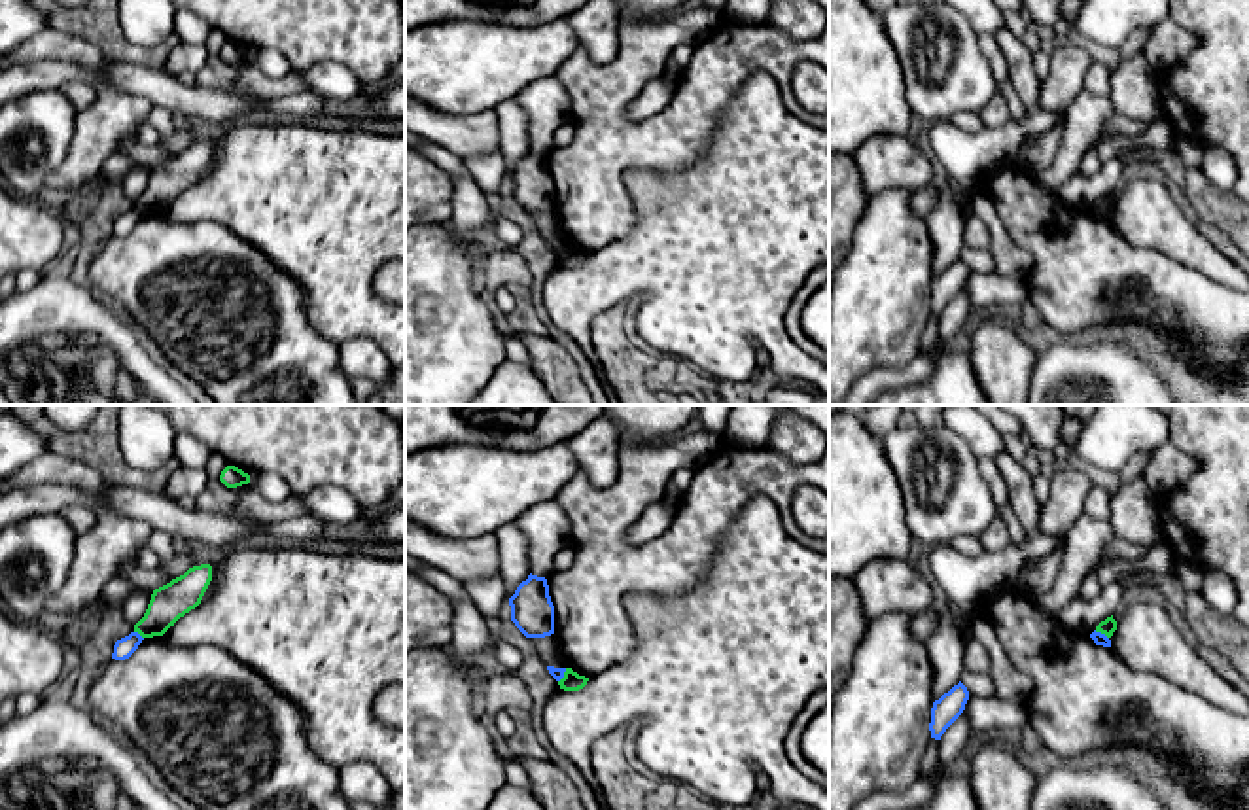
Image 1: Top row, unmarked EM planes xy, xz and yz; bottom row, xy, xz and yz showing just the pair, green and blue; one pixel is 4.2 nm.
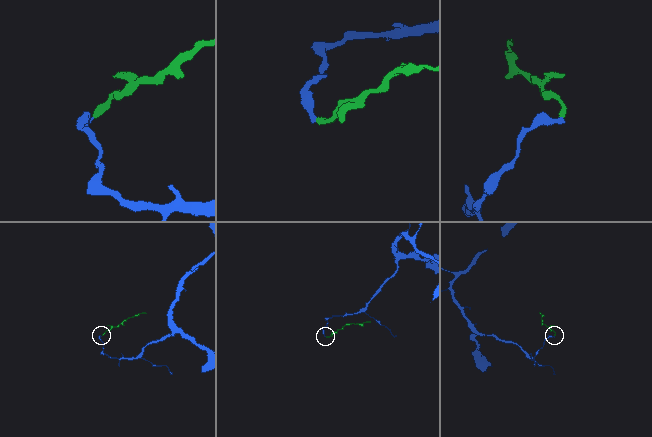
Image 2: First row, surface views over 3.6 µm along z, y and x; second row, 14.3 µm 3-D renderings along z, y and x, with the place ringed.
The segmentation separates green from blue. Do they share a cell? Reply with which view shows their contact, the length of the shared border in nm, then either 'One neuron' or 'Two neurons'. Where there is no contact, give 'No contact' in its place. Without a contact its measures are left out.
Touches green in yz. Shared border 70 nm. Two neurons

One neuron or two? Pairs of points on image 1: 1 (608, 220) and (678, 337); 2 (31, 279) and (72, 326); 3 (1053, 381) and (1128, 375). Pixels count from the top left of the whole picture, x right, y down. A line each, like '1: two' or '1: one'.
1: two
2: two
3: one

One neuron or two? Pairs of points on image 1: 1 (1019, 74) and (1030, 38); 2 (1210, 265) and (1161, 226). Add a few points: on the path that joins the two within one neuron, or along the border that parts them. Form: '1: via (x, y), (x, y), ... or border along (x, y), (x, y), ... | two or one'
1: border along (1019, 38), (1032, 53) | two
2: via (1198, 254), (1172, 235) | one

